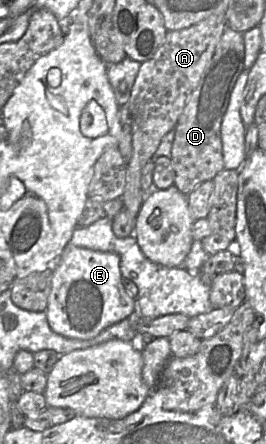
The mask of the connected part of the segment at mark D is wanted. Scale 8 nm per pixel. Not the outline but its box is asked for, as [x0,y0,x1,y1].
[171,26,245,195]

